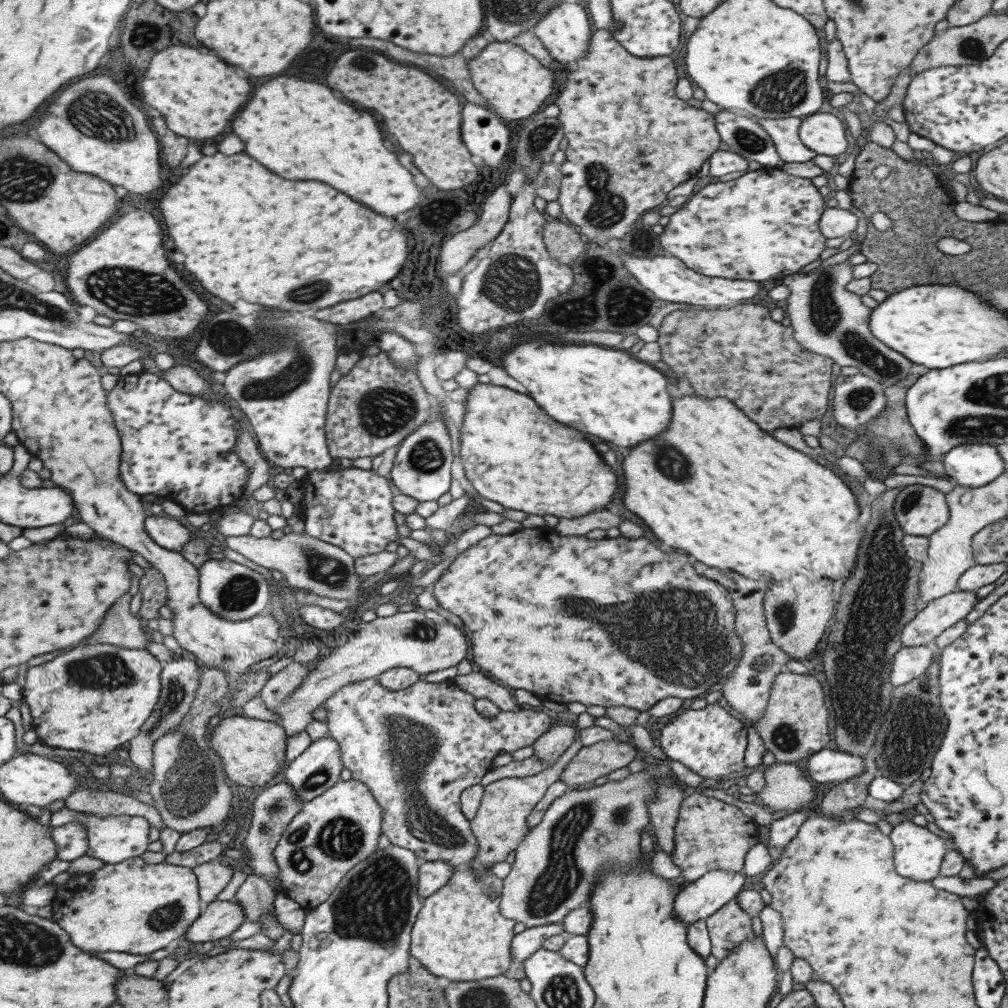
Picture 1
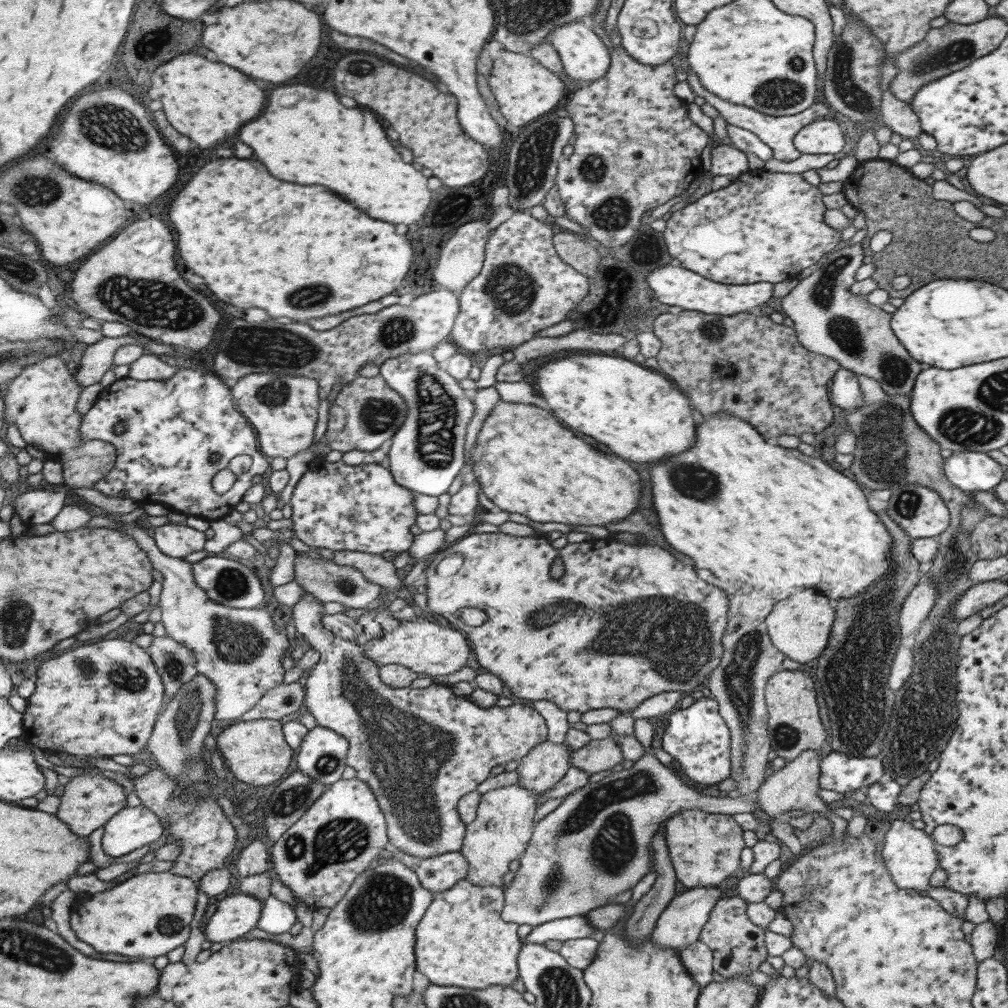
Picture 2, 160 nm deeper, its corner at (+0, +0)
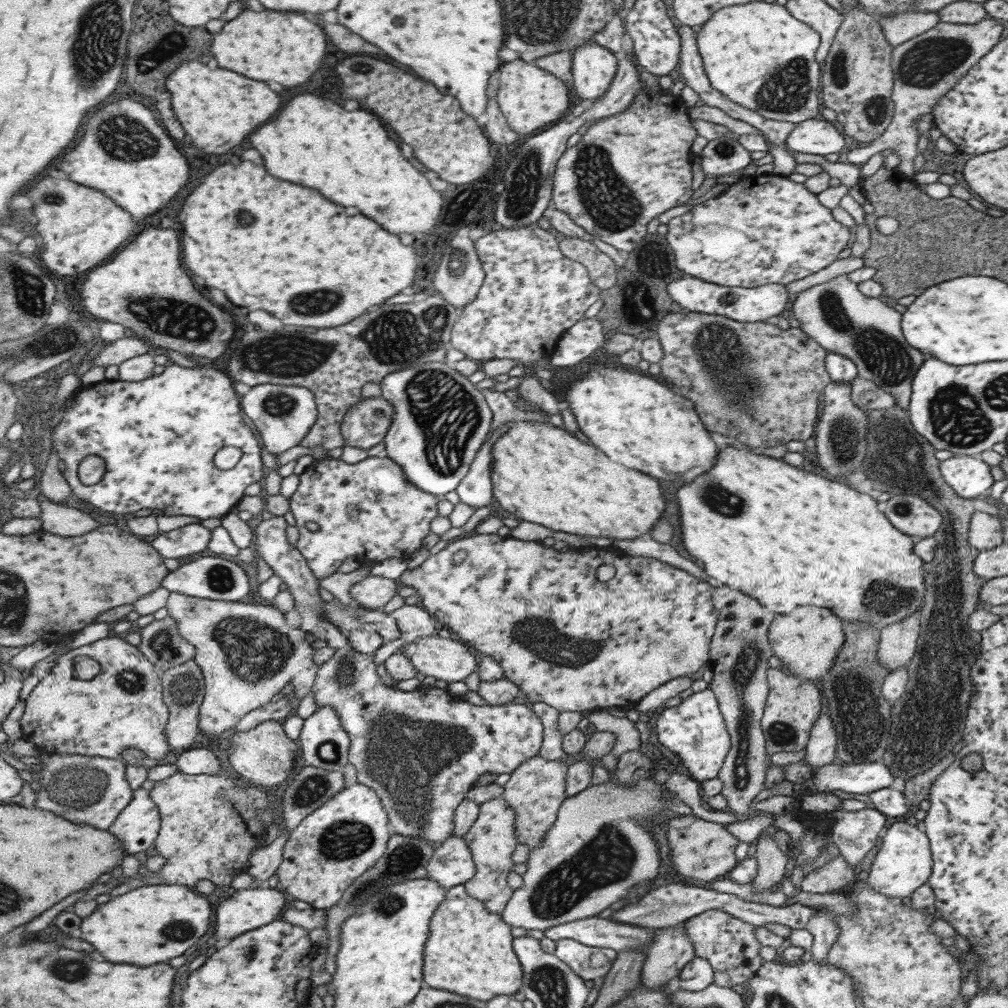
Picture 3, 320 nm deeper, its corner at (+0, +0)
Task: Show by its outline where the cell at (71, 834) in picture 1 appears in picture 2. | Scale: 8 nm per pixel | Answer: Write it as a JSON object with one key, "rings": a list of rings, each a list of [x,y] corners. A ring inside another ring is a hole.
{"rings":[[[79,766],[88,771],[71,777],[64,786],[64,793],[59,797],[60,805],[56,815],[80,837],[87,837],[89,834],[93,834],[97,828],[104,828],[117,813],[127,807],[127,794],[121,784],[117,784],[115,780],[106,778],[99,773],[97,766]]]}

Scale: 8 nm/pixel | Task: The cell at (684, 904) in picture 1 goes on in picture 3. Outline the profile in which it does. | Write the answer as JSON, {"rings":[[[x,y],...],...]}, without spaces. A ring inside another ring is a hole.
{"rings":[[[684,922],[676,926],[655,928],[654,940],[640,970],[640,982],[648,988],[666,986],[679,974],[679,971],[694,957],[692,940],[684,932]]]}

